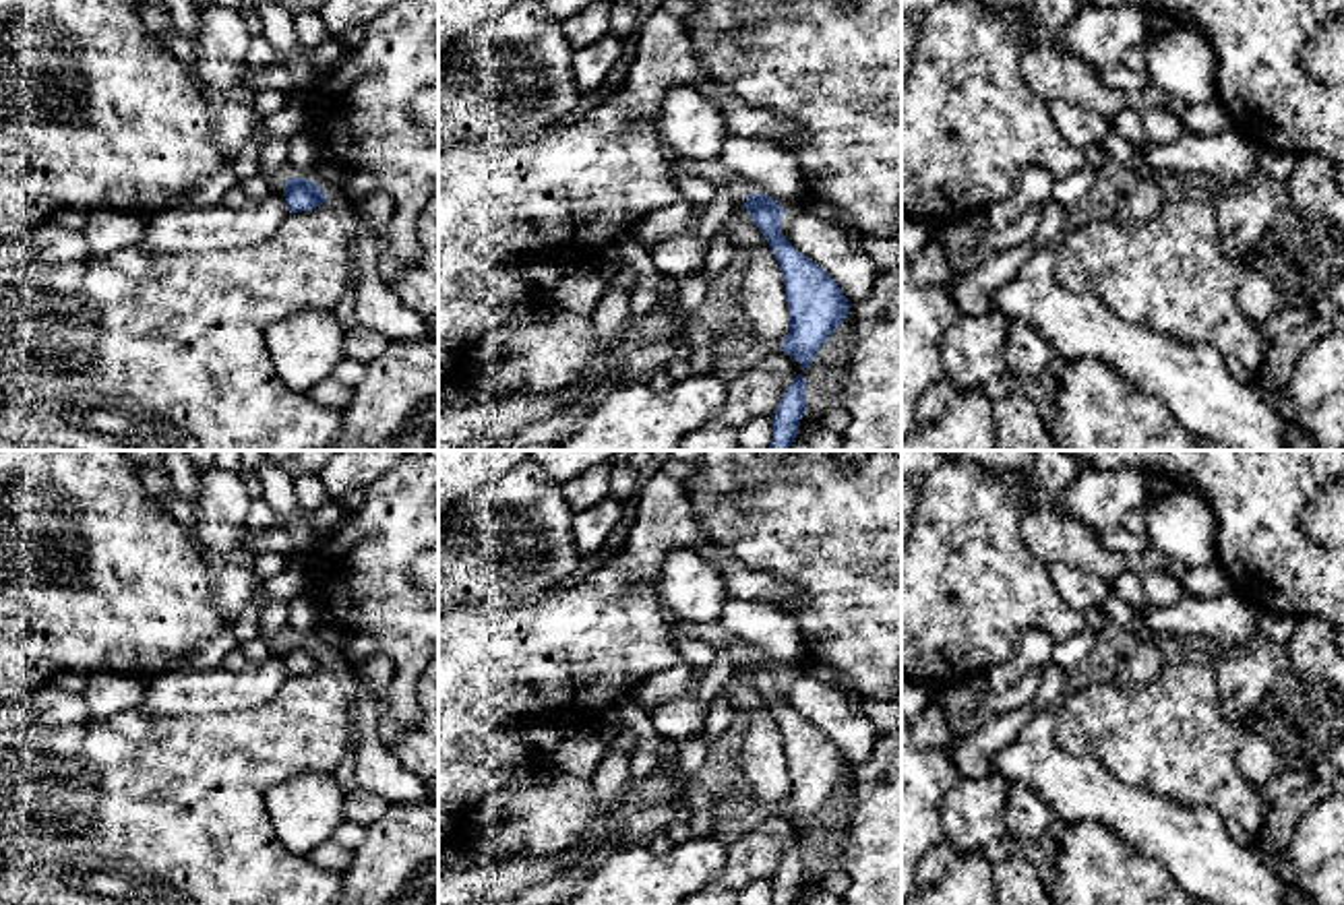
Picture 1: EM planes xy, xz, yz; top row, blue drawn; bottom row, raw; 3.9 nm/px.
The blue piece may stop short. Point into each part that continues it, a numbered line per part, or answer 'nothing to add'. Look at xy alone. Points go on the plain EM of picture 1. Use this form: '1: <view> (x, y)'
nothing to add

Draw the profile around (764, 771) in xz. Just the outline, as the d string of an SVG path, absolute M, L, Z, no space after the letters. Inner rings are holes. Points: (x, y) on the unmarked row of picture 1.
M744 665L720 690L722 696L742 711L744 736L740 754L740 781L753 793L757 818L780 812L790 793L786 748L769 705L749 680Z

